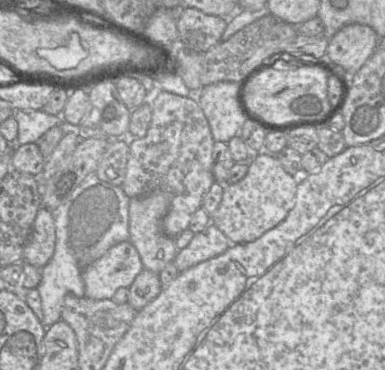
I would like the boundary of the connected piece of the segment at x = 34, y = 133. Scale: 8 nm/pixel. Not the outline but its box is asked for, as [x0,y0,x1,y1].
[14,110,63,145]

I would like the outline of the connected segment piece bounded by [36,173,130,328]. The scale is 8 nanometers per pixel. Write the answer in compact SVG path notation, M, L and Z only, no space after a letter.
M91 173L73 191L69 199L53 212L55 250L52 258L42 268L41 280L36 287L41 298L42 324L46 328L61 320L66 294L85 297L83 270L114 245L130 240L129 204L130 198L121 186L104 182L96 173Z

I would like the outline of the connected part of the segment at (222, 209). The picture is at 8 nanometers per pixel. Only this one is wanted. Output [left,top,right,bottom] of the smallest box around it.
[211,151,298,244]

